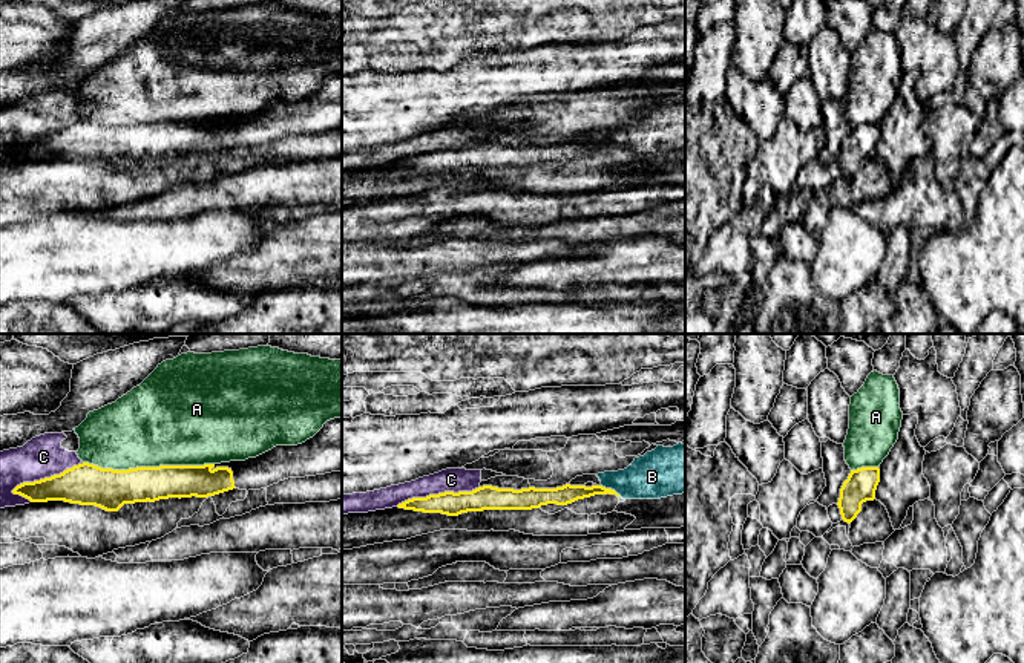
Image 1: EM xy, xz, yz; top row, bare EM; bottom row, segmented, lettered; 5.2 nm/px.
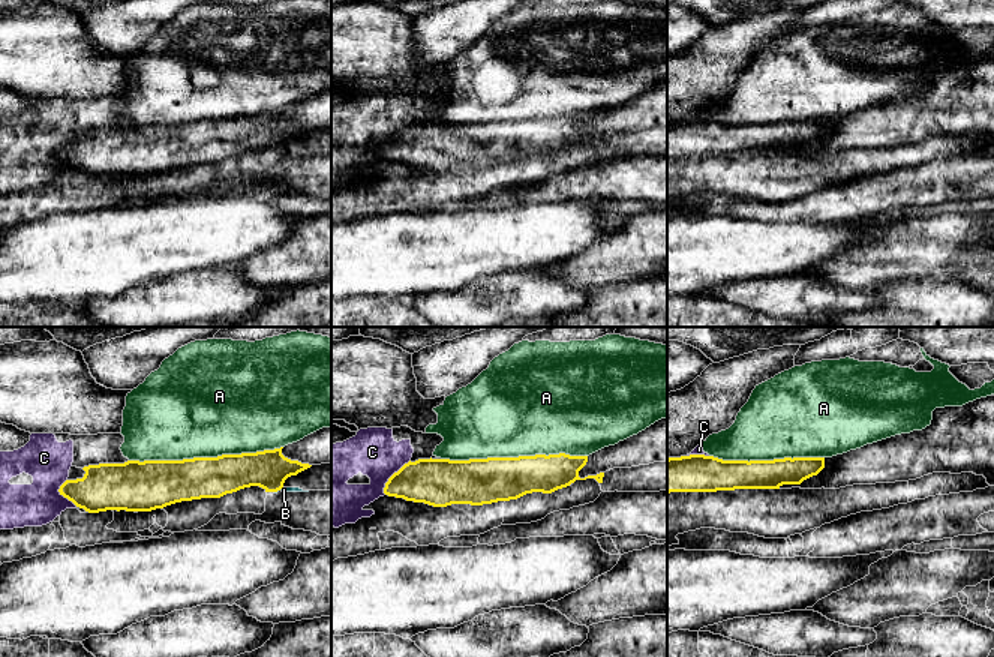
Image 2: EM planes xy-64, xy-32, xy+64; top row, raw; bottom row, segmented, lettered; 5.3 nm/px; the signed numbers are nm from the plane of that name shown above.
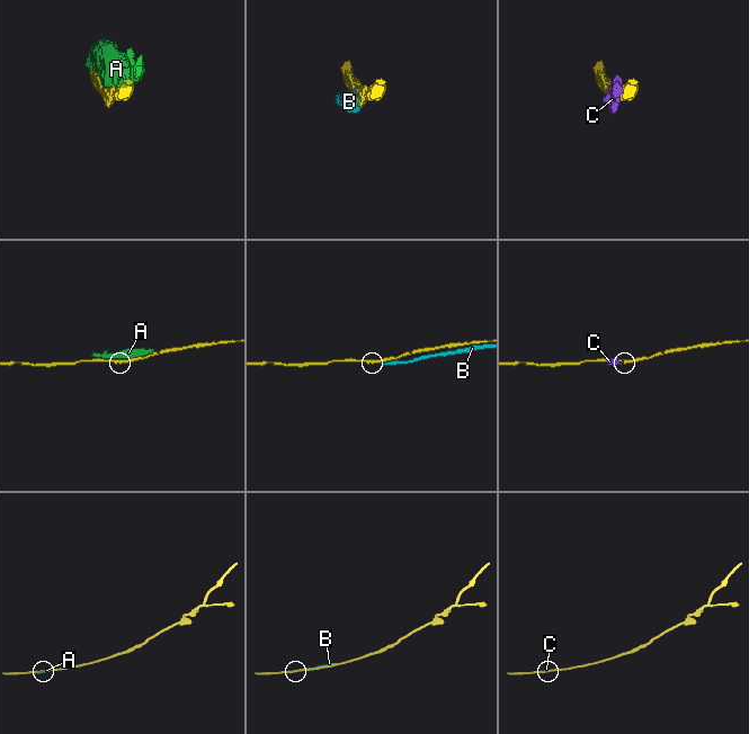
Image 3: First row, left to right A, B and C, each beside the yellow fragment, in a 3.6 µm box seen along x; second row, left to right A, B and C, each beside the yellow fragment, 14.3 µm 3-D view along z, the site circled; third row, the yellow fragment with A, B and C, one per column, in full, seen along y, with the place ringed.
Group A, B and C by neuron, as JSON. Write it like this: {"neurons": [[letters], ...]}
{"neurons": [["A"], ["B"], ["C"]]}

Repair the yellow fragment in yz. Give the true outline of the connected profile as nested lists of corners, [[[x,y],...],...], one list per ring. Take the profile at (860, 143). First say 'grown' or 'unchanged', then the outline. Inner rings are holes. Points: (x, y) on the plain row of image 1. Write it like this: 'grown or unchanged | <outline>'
unchanged | [[[862,124],[851,127],[848,136],[840,145],[839,165],[842,176],[851,181],[862,168],[862,161],[875,156],[875,147],[880,139],[878,124]]]

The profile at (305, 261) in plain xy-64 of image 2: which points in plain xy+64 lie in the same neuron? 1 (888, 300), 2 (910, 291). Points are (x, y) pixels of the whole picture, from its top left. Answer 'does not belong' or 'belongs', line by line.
1: does not belong
2: does not belong

